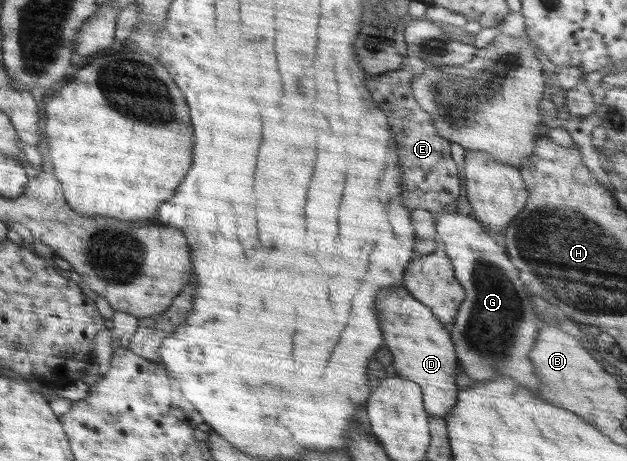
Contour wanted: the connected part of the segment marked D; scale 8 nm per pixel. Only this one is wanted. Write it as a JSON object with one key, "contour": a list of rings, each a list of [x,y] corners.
{"contour":[[[393,287],[393,291],[385,291],[385,295],[379,295],[379,319],[381,319],[381,331],[385,335],[385,345],[389,347],[393,355],[393,367],[401,379],[418,383],[422,389],[424,410],[428,415],[445,417],[456,404],[458,387],[456,384],[457,371],[459,371],[458,357],[450,332],[440,322],[429,307],[413,299],[405,287]]]}

